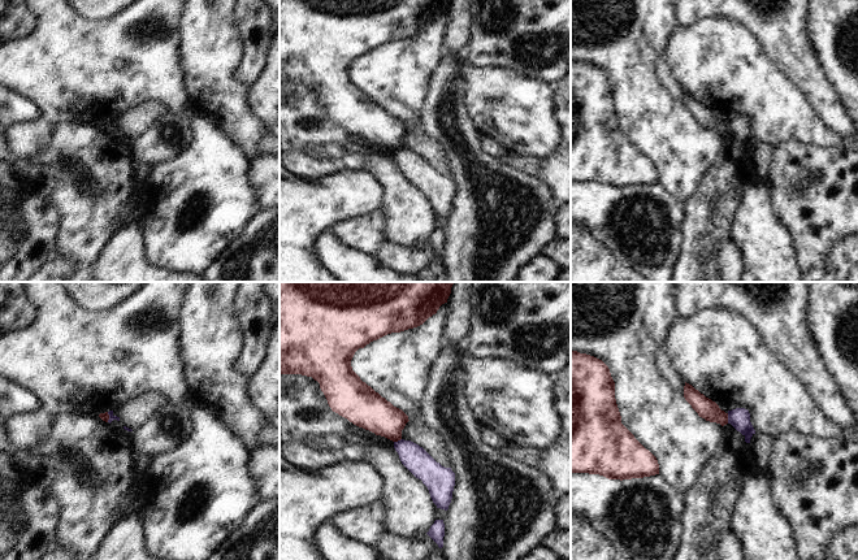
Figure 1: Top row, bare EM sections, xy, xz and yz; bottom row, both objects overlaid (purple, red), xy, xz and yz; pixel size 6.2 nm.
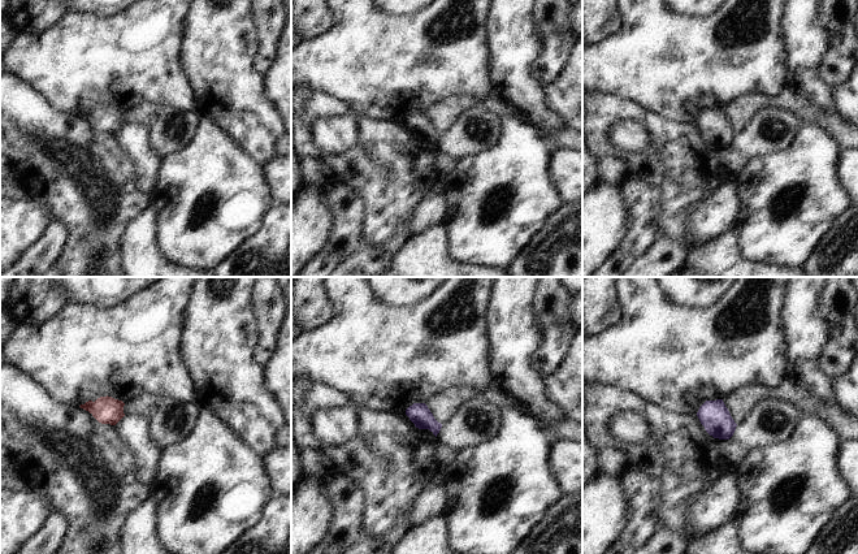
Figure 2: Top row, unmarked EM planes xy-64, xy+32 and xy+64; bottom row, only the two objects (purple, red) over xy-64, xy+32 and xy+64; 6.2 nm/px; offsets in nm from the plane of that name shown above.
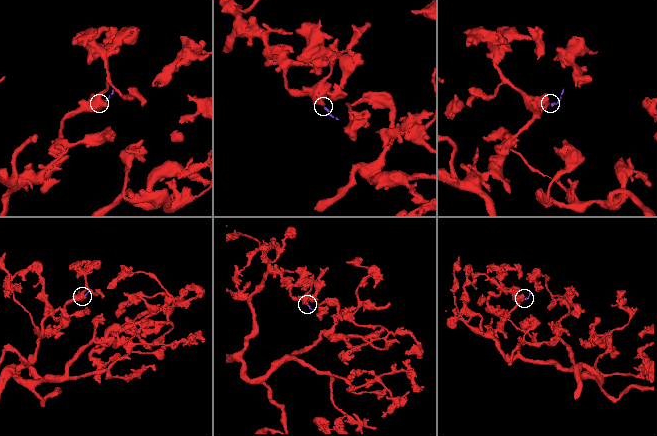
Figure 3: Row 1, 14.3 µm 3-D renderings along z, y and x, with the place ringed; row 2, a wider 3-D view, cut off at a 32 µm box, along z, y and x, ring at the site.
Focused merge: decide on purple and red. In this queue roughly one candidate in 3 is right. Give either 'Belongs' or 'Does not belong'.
Does not belong

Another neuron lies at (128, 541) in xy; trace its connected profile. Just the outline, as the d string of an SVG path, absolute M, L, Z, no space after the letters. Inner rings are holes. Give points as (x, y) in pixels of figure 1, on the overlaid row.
M140 512L116 524L96 560L160 560L147 547L147 521Z

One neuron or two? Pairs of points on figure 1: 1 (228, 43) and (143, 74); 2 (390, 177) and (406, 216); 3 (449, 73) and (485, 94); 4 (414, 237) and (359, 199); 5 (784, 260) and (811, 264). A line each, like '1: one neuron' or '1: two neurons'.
1: two neurons
2: one neuron
3: two neurons
4: two neurons
5: two neurons

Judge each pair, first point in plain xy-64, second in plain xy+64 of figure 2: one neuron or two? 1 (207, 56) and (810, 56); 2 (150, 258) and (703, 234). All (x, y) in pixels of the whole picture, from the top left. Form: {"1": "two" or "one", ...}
{"1": "one", "2": "two"}

